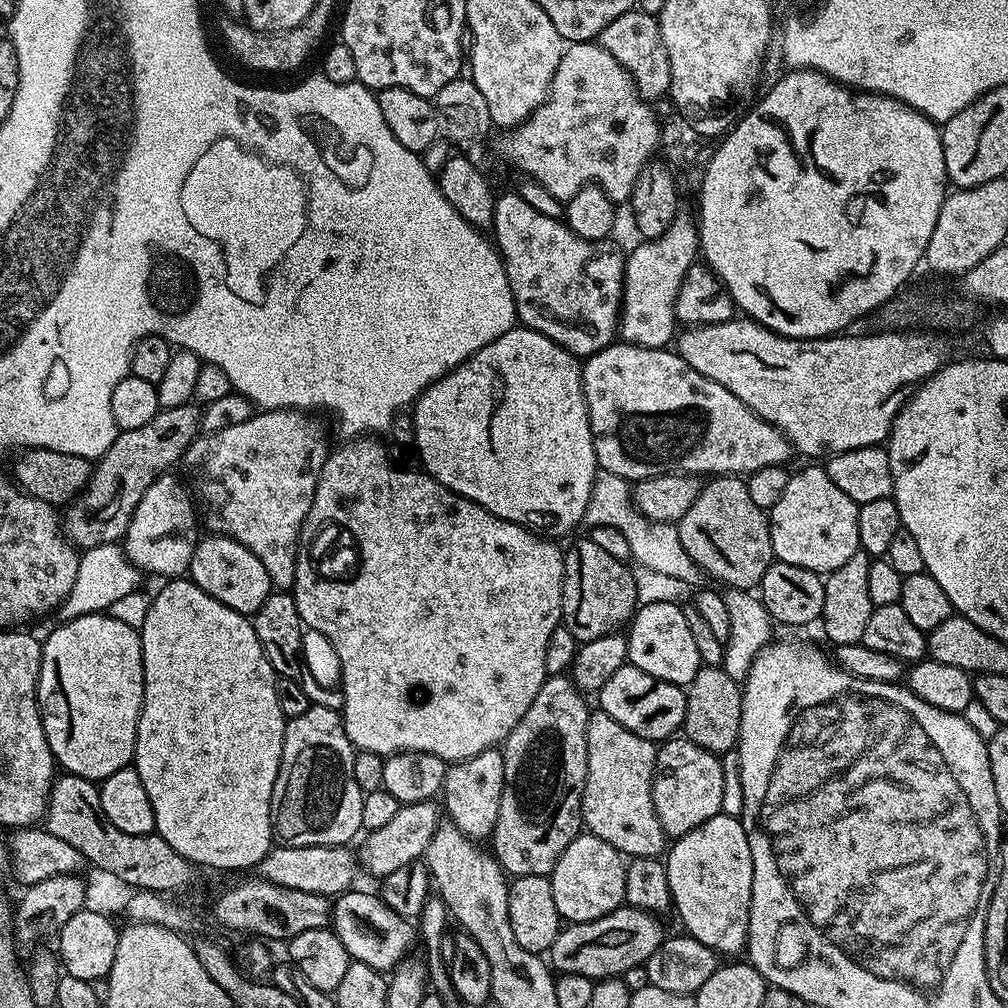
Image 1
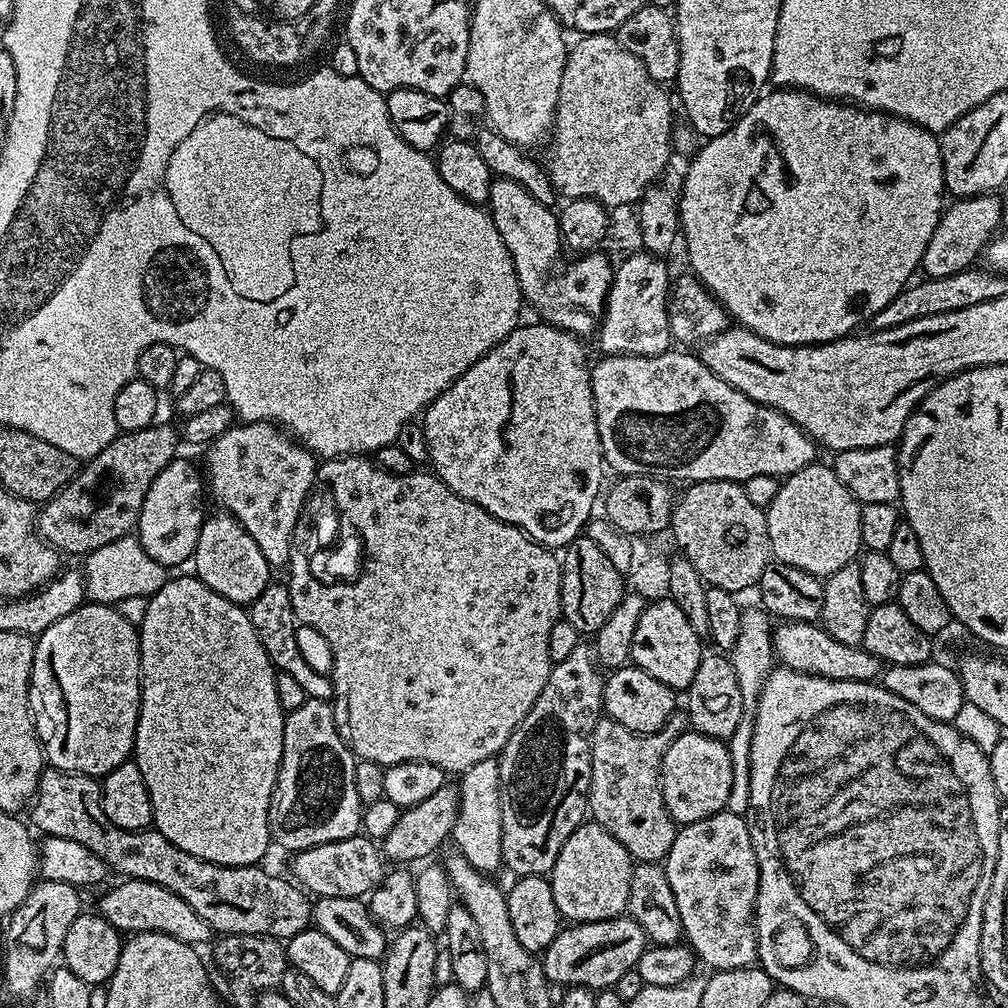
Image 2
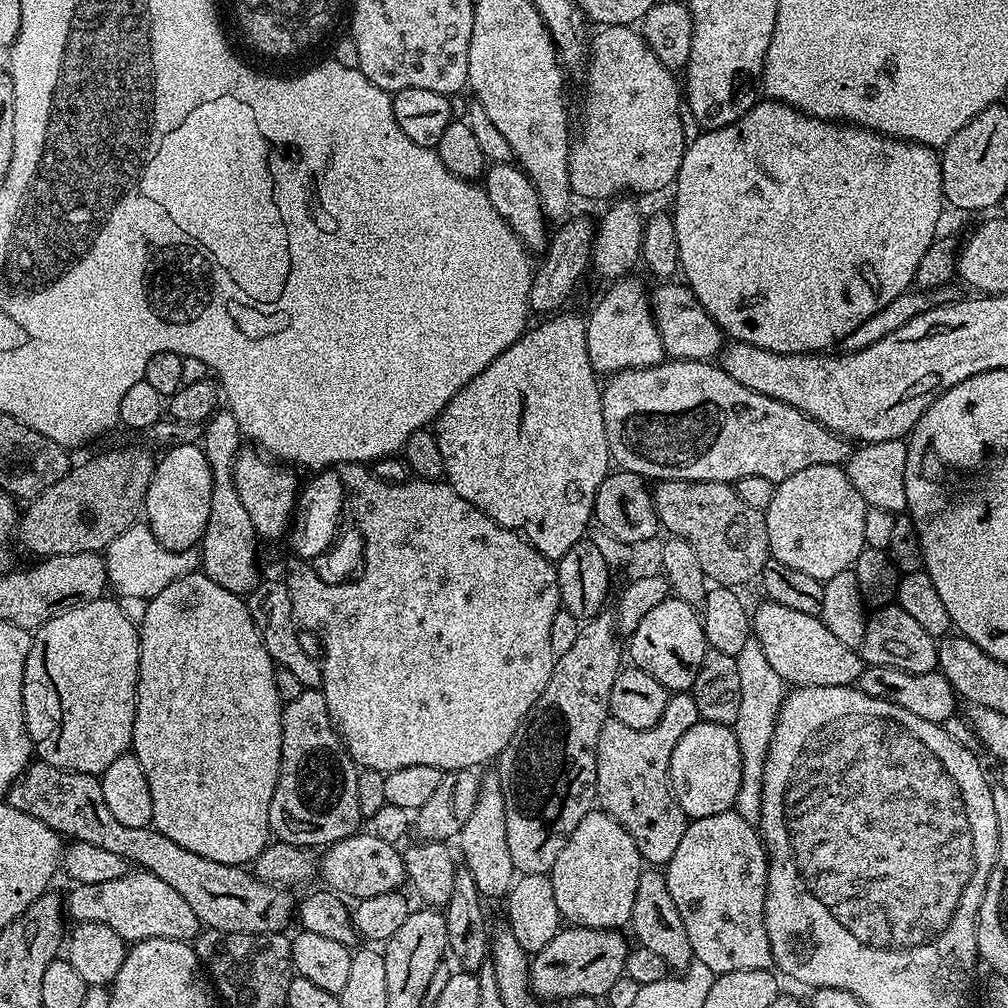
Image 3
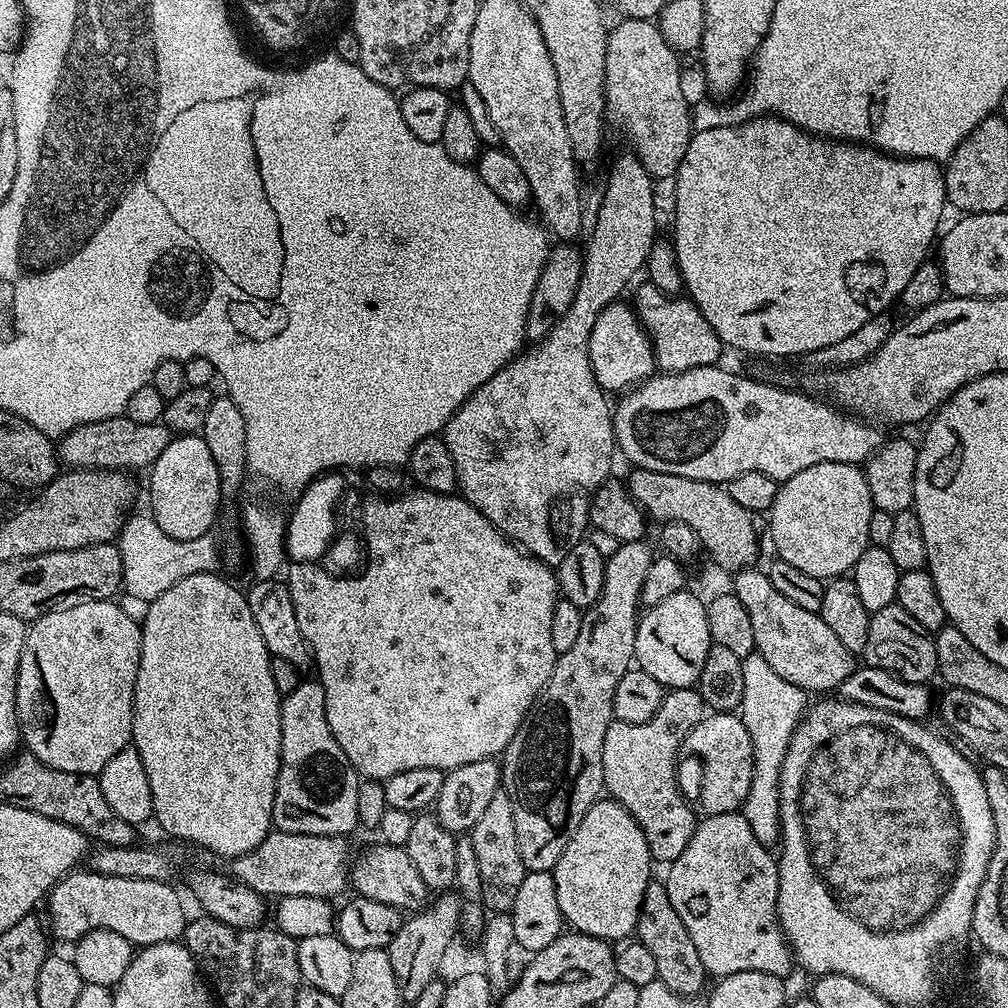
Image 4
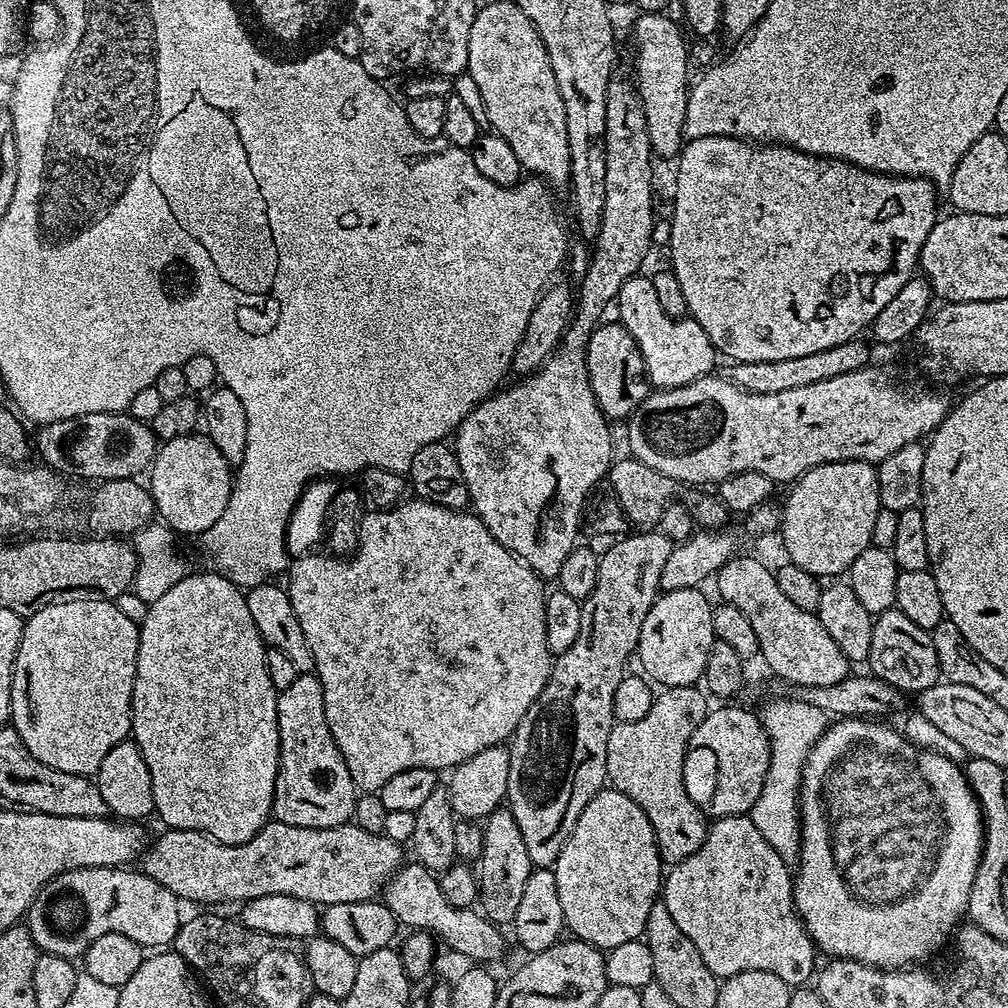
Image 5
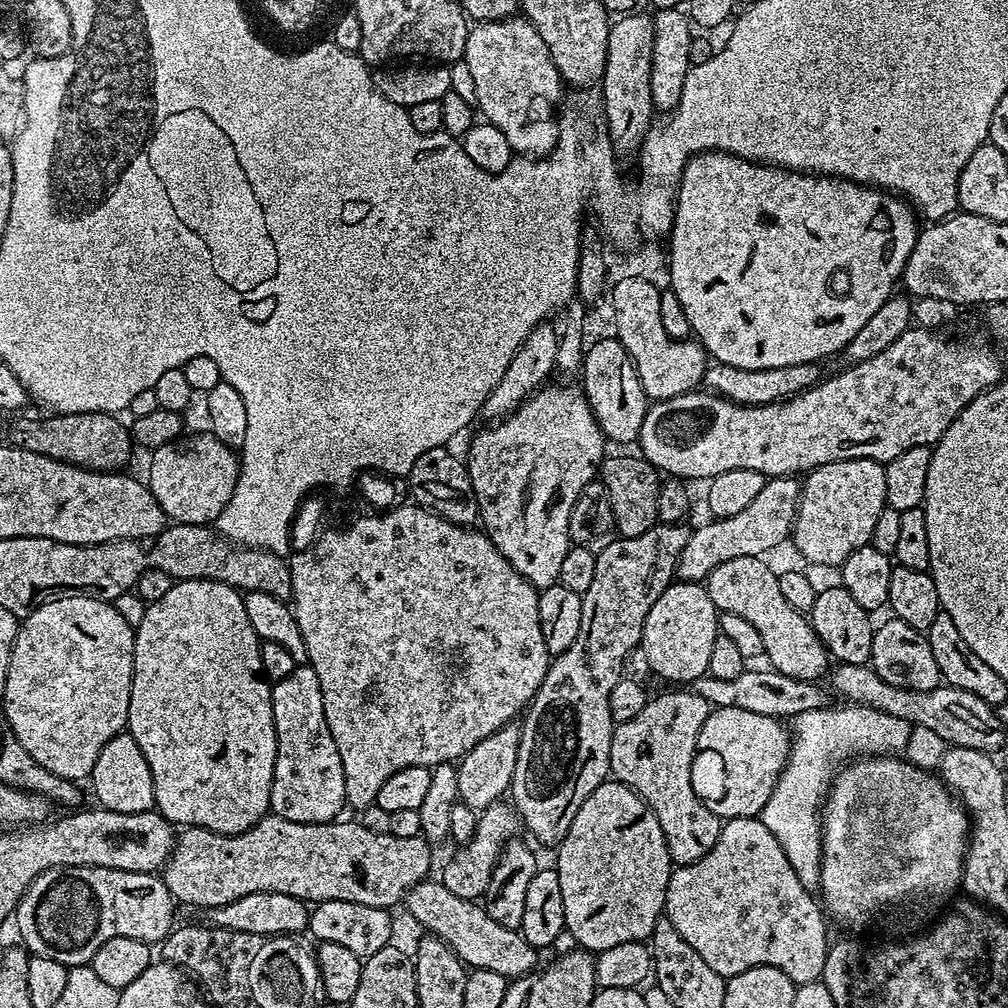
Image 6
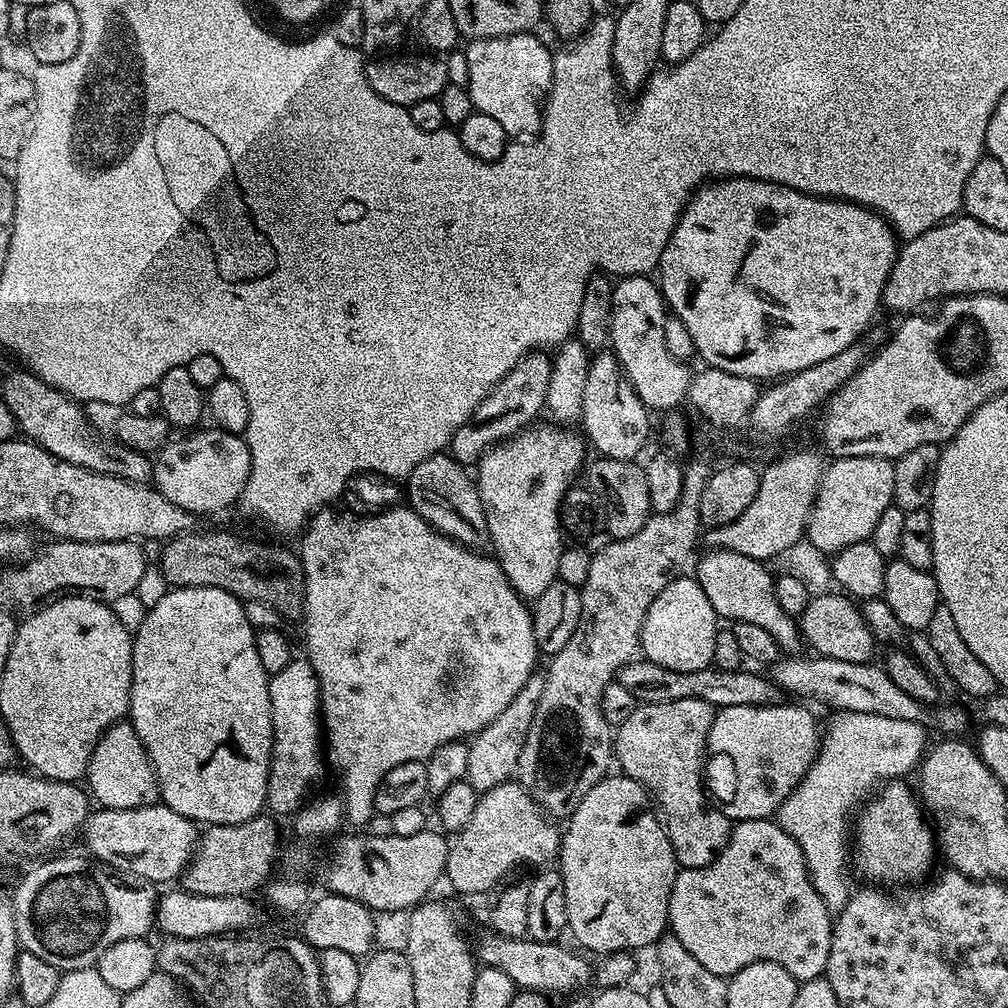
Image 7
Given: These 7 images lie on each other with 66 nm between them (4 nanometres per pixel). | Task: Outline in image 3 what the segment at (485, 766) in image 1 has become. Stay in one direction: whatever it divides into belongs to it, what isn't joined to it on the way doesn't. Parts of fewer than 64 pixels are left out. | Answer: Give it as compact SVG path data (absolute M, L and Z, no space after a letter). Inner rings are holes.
M485 771L480 777L478 802L474 802L474 811L466 826L462 826L459 844L463 867L468 868L470 874L474 874L474 886L478 886L481 897L488 902L498 899L499 896L500 899L507 897L518 873L514 858L510 858L510 845L506 842L506 798L499 775L495 771Z

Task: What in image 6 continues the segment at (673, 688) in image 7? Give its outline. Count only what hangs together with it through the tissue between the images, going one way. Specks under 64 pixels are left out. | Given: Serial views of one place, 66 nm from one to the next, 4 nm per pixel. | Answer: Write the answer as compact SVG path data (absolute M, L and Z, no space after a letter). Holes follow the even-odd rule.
M749 667L742 674L738 674L738 678L714 678L705 674L692 681L690 688L702 698L706 698L709 706L750 710L750 714L766 714L777 718L791 718L803 712L829 707L830 692L827 687L819 688L819 683L795 680L781 672L764 668Z

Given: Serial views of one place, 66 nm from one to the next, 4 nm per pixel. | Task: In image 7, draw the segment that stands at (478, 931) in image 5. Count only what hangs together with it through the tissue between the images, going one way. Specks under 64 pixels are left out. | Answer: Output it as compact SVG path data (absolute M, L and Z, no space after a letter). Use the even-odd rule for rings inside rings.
M489 935L489 940L481 948L478 948L478 960L481 965L497 968L515 982L517 989L529 992L564 992L567 988L584 988L594 976L594 968L590 963L589 957L579 951L571 952L568 948L563 948L563 943L557 942L547 944L537 940L521 938L515 940L509 936ZM584 955L584 956L579 956Z

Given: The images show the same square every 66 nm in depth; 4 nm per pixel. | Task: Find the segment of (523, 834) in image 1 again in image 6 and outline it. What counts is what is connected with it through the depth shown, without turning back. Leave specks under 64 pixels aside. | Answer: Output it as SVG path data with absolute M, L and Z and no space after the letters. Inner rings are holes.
M657 522L650 530L646 530L646 534L638 534L637 536L626 536L623 538L609 539L604 549L596 552L596 565L594 566L594 582L590 582L590 590L586 590L582 595L582 626L578 630L578 638L574 638L574 643L570 645L570 650L566 650L562 655L555 657L548 665L548 673L542 682L542 686L536 691L536 697L533 698L531 704L528 705L522 716L520 724L520 741L518 742L518 763L514 766L514 778L512 779L512 787L510 789L510 800L516 809L516 815L528 827L528 832L540 844L552 844L558 846L562 842L562 838L566 834L566 830L570 830L570 822L574 822L574 814L578 814L578 810L582 806L582 802L586 802L586 798L590 798L590 794L594 794L594 790L598 790L598 786L609 779L610 773L610 742L612 741L612 715L610 714L610 690L614 690L614 686L618 686L618 682L625 675L624 663L628 660L628 655L632 651L641 647L644 638L644 627L646 626L646 614L650 614L650 606L654 606L654 602L658 602L661 594L668 589L669 584L673 583L674 577L677 575L680 567L680 555L682 550L686 550L686 542L688 541L689 529L683 523L679 524L662 524Z

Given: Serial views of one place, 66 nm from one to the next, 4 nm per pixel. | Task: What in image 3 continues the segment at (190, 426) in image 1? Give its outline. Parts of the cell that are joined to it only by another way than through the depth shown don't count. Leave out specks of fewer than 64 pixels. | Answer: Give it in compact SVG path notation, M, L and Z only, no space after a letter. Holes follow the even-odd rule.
M116 448L113 452L104 452L101 456L92 456L85 464L69 467L68 473L65 474L58 482L54 482L54 486L50 486L50 490L46 490L41 496L36 496L34 499L27 501L25 510L18 520L18 544L21 544L28 552L37 552L35 555L40 558L50 556L65 556L66 554L90 554L91 552L103 553L106 548L123 531L126 531L132 524L137 523L141 519L144 510L144 499L146 498L146 490L150 486L150 478L156 469L157 457L151 456L144 448Z

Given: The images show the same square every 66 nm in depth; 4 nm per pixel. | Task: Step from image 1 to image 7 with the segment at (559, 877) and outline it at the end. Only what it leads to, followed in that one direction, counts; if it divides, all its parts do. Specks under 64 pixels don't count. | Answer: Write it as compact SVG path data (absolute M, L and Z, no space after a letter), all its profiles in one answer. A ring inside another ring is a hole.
M609 774L586 790L582 802L578 802L565 824L568 825L562 828L558 871L566 886L567 931L570 936L572 932L581 949L589 948L584 950L597 954L631 953L634 948L655 945L669 927L668 907L678 865L668 833L650 803L648 791L628 776Z

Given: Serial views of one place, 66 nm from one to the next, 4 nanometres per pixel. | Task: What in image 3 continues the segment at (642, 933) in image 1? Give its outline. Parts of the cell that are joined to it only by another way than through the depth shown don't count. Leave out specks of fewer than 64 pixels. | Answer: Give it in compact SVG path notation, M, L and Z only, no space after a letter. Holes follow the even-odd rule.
M561 927L560 933L531 957L533 992L544 1002L563 1002L575 996L607 997L610 986L625 975L630 940L624 934L615 928Z

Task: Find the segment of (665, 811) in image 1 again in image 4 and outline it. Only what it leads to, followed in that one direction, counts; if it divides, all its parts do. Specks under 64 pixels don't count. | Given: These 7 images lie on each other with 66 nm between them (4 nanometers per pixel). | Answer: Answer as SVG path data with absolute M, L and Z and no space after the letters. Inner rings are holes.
M712 712L705 715L704 720L698 722L698 726L694 726L694 730L690 730L690 734L685 738L682 752L684 757L678 764L679 771L682 773L682 788L688 803L697 813L713 816L743 809L746 794L750 794L754 762L750 734L740 721L739 715L731 712Z

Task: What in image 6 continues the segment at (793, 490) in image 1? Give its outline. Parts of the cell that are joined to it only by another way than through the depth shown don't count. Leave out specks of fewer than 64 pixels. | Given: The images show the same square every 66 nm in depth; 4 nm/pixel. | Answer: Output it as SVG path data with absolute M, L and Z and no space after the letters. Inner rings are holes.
M839 460L838 462L830 462L829 464L819 464L813 468L811 472L803 477L800 486L800 501L798 502L798 510L796 511L796 521L792 523L791 543L796 543L796 548L809 560L812 564L821 564L824 568L835 569L843 564L846 558L850 558L850 554L854 554L854 550L858 550L862 546L872 543L872 535L874 534L874 526L878 523L878 514L882 514L882 510L886 507L888 499L886 498L886 474L884 473L884 464L879 460Z

